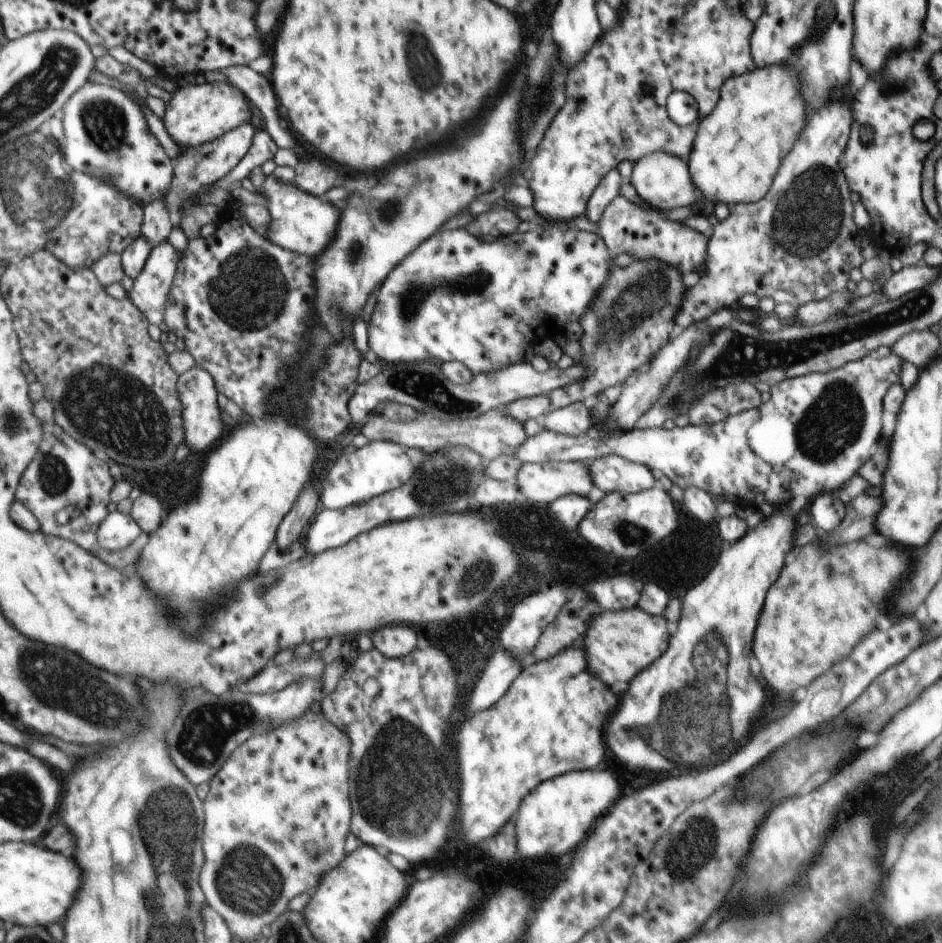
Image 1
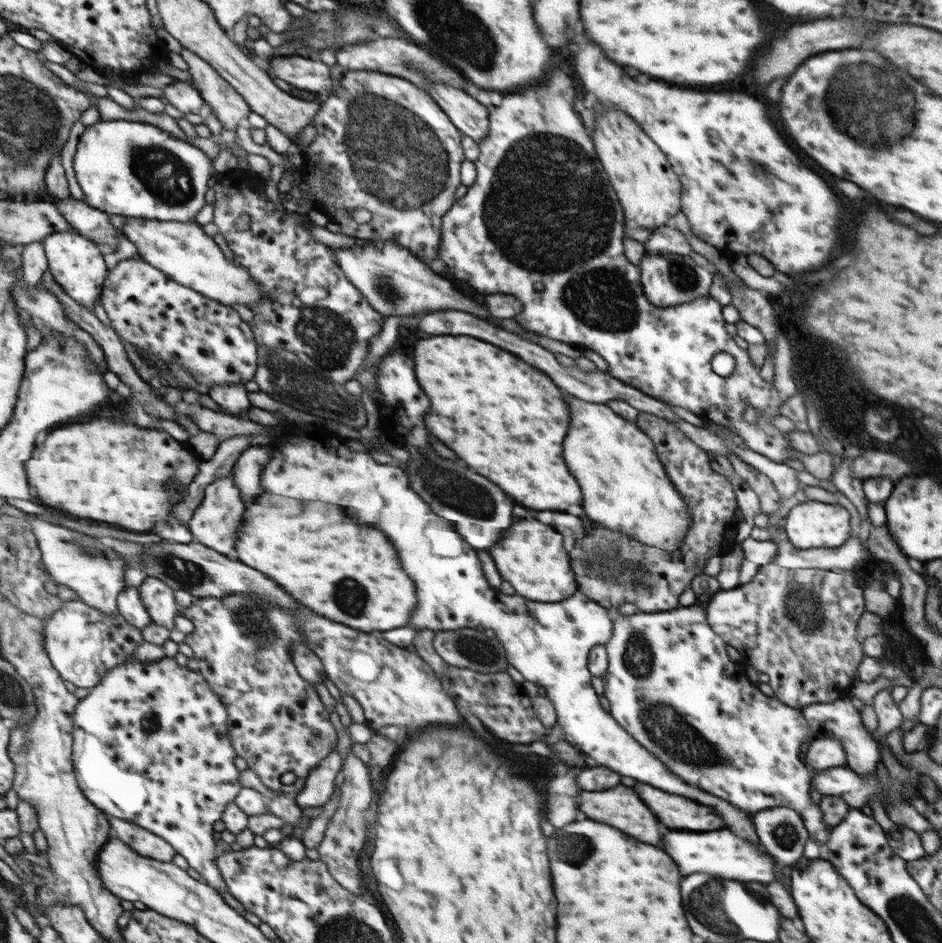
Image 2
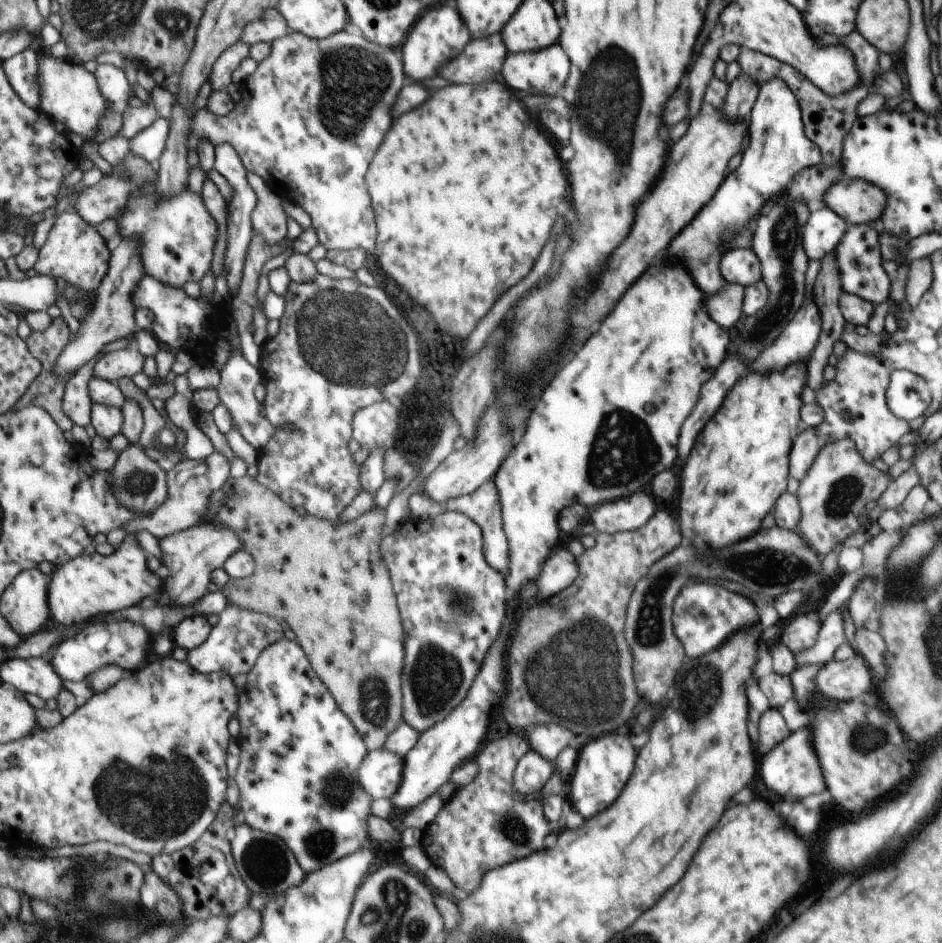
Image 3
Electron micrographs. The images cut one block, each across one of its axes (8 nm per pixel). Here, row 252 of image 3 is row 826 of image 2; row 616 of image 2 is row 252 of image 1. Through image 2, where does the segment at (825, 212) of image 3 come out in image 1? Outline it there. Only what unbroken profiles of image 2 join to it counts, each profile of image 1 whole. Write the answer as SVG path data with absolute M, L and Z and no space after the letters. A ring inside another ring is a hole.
M621 195L615 196L599 216L596 234L605 242L611 259L622 252L628 252L632 253L634 260L653 258L665 266L669 264L671 268L677 268L681 275L694 272L697 266L704 264L706 248L709 245L708 238L691 230L682 222L673 222L663 216L659 218L656 209L647 208L647 205L632 204Z

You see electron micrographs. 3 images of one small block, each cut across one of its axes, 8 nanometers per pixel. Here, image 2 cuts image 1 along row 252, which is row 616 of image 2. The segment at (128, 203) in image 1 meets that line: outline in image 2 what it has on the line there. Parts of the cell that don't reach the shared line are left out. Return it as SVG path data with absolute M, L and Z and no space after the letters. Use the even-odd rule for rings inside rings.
M80 596L54 612L51 619L44 622L44 629L44 649L51 662L63 680L79 688L98 686L112 668L127 662L145 642L142 629L129 624L121 613L109 616L87 604Z

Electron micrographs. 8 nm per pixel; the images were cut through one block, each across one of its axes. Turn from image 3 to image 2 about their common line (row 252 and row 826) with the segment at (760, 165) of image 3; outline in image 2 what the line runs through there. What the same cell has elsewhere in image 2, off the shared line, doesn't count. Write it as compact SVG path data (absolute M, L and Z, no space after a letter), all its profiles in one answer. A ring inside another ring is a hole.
M637 782L633 788L635 792L639 792L639 796L643 796L643 804L647 804L647 808L651 808L655 816L659 816L659 822L663 826L699 832L719 830L723 826L723 820L709 806L695 806L695 802L685 800L683 796L667 794L641 782Z

